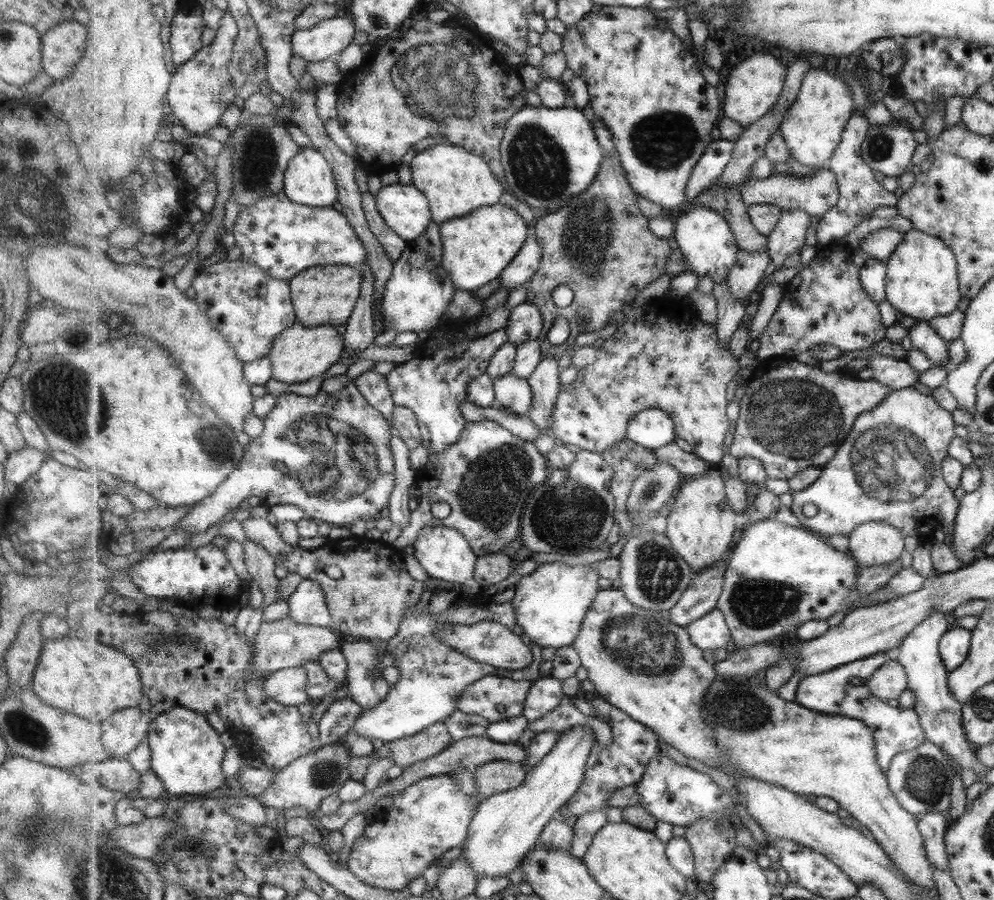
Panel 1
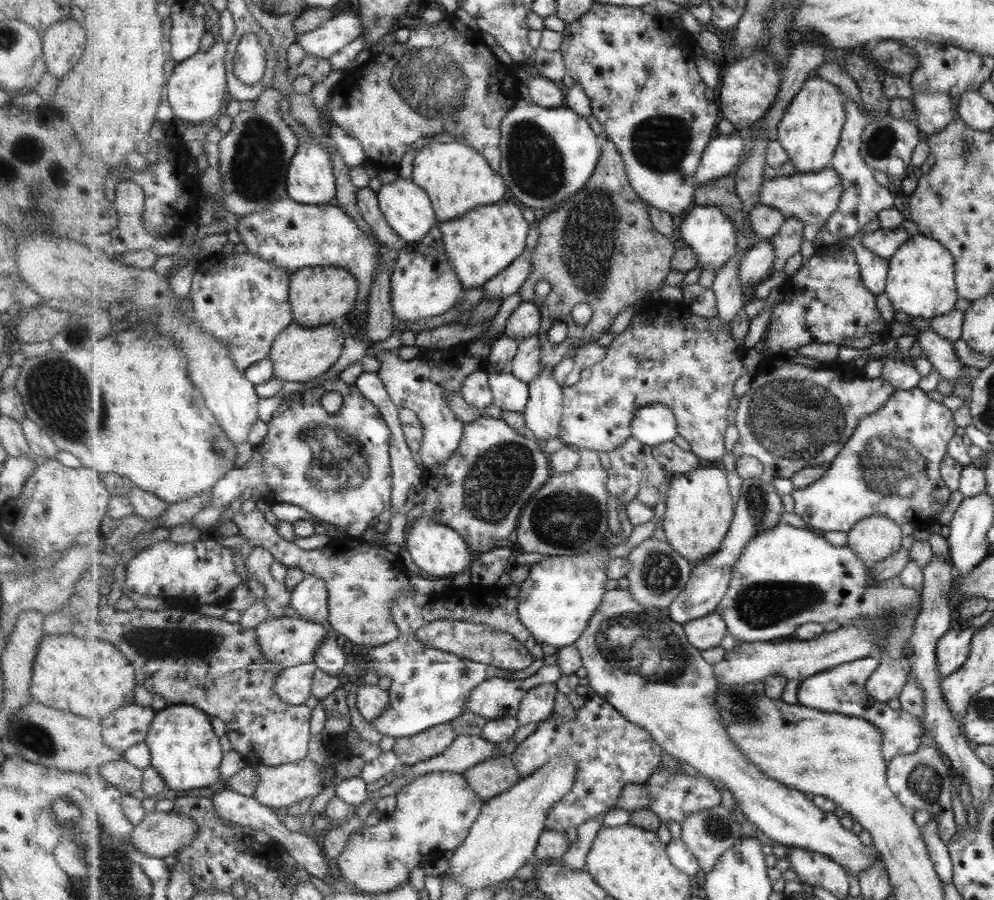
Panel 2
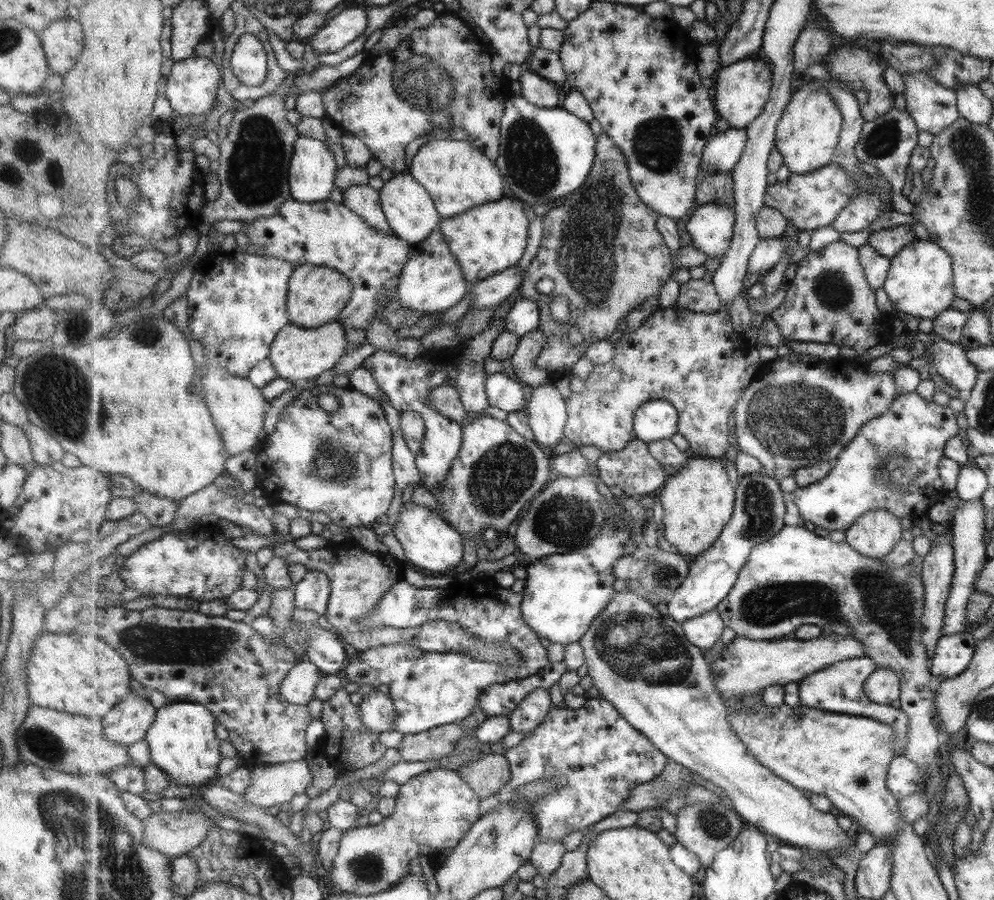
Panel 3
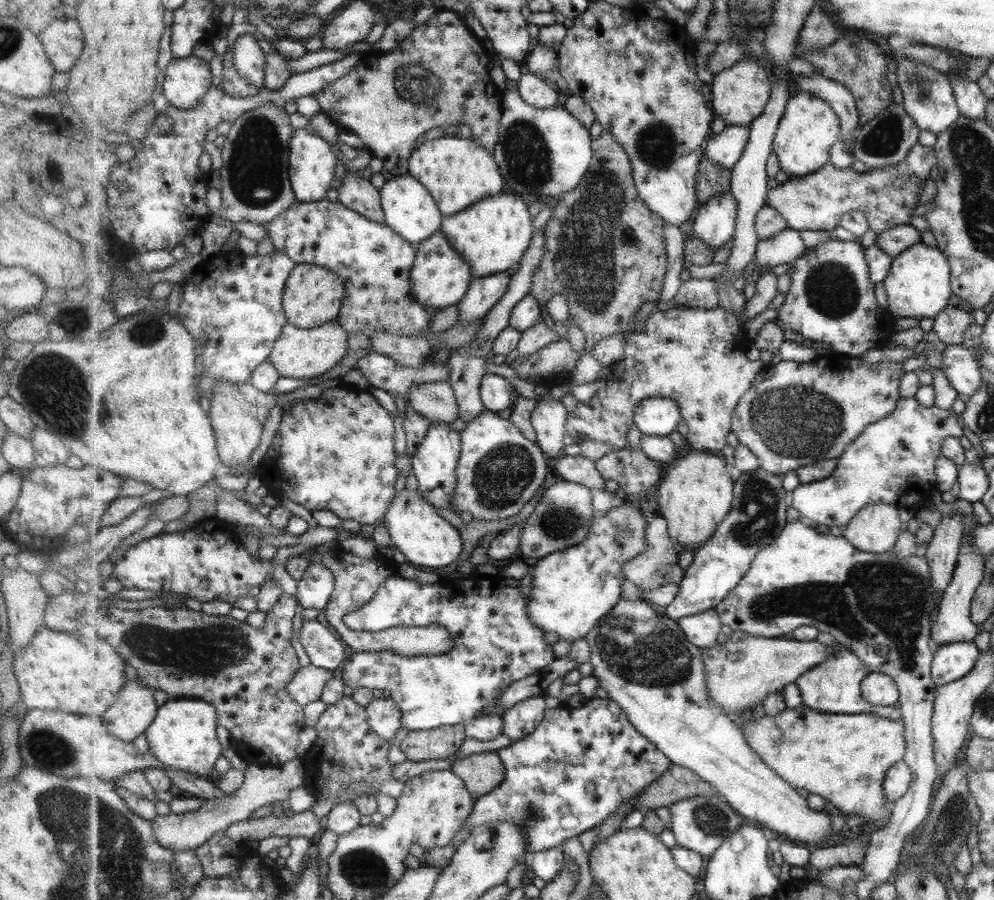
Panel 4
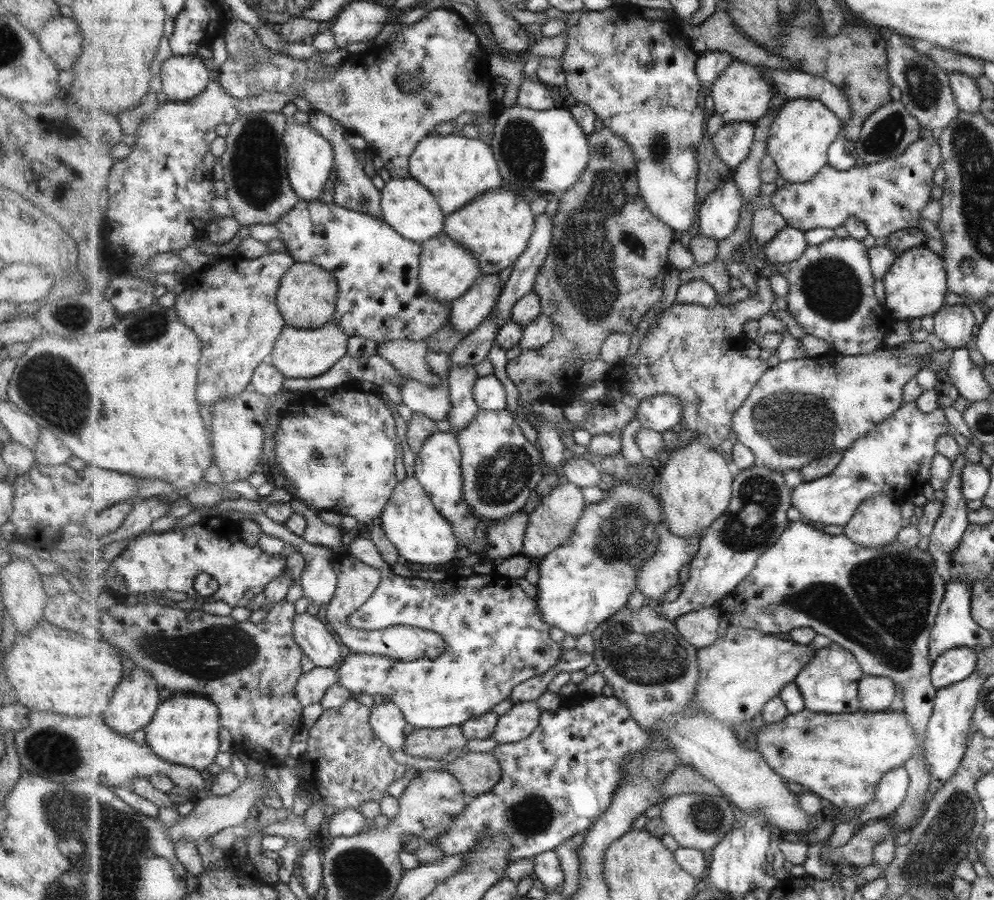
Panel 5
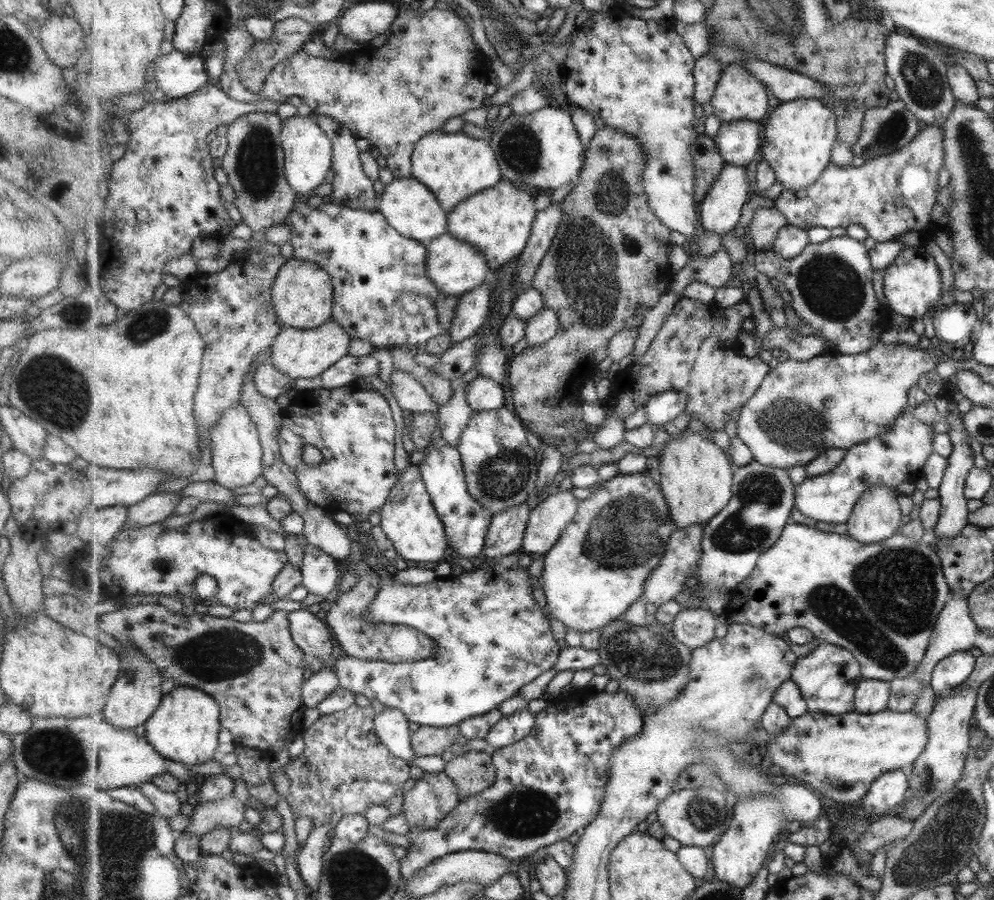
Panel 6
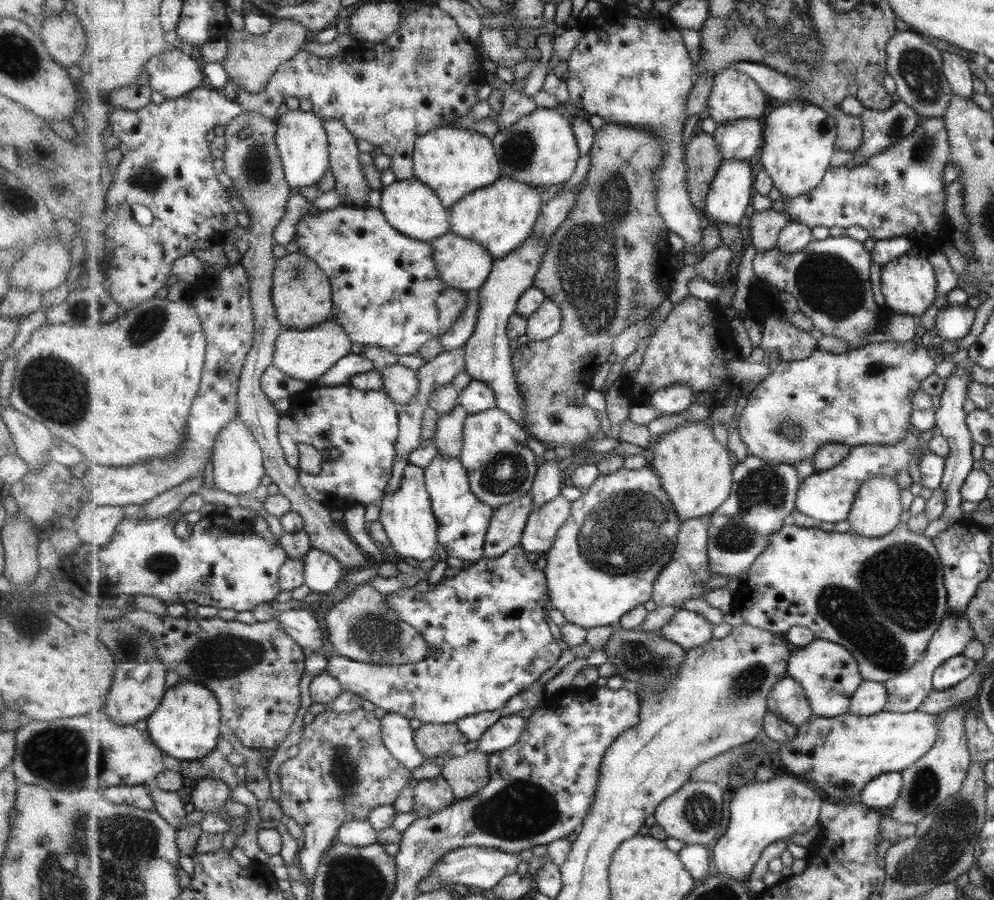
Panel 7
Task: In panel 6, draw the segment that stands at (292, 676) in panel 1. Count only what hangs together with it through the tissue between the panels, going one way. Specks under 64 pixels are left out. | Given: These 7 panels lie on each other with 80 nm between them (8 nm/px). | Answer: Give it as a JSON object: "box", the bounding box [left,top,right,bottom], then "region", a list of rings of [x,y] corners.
{"box":[303,665,340,708],"region":[[[325,665],[319,671],[311,675],[303,685],[303,698],[305,708],[318,708],[327,696],[333,695],[340,687],[340,678],[334,669]]]}

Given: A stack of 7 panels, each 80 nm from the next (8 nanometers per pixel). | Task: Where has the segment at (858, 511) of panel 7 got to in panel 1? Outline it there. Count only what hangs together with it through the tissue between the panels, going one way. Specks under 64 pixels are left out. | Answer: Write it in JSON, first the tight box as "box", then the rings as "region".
{"box":[849,521,903,569],"region":[[[869,521],[857,526],[849,538],[849,552],[858,560],[862,569],[891,564],[903,552],[903,538],[897,527],[885,521]]]}

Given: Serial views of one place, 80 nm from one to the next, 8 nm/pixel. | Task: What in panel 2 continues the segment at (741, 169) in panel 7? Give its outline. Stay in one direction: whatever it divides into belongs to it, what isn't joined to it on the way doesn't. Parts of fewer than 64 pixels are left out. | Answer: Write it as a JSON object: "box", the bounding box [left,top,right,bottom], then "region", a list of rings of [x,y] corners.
{"box":[677,205,739,272],"region":[[[695,205],[685,220],[677,226],[687,247],[697,254],[701,269],[713,268],[715,272],[723,269],[737,254],[737,238],[739,236],[733,220],[716,206]]]}

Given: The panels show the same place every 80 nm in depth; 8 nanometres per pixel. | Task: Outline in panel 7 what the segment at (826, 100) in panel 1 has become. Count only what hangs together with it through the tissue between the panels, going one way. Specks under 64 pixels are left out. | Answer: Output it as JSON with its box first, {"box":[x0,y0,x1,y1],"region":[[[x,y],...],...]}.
{"box":[760,100,838,198],"region":[[[795,100],[774,109],[765,121],[760,161],[773,179],[774,187],[782,198],[797,198],[813,192],[831,168],[838,139],[836,118],[816,104]]]}

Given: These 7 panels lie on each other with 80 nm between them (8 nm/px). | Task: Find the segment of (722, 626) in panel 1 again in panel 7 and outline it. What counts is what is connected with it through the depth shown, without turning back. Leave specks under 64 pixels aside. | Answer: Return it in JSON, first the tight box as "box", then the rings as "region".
{"box":[659,608,713,649],"region":[[[680,608],[659,633],[684,649],[694,649],[713,639],[713,627],[703,614]]]}

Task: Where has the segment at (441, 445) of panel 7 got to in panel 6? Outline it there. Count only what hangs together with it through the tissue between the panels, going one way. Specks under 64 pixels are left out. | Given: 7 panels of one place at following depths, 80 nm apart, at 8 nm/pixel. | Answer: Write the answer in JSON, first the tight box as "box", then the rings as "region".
{"box":[438,381,475,447],"region":[[[456,381],[453,398],[438,412],[440,436],[449,446],[458,447],[475,410],[467,402],[466,390],[469,382]]]}

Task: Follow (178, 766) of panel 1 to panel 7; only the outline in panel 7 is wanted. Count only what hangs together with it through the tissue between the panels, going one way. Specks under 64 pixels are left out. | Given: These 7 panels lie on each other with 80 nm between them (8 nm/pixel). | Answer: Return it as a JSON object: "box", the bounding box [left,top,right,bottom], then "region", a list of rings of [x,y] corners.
{"box":[148,678,223,762],"region":[[[181,678],[169,688],[164,701],[148,719],[153,742],[169,757],[197,762],[217,748],[223,732],[222,708],[216,695],[203,683]]]}

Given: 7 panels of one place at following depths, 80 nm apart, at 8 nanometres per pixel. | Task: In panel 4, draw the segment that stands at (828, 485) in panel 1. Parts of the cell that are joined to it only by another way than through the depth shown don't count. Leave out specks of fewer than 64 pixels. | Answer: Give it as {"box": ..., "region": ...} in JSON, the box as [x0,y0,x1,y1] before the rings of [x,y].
{"box":[790,398,961,529],"region":[[[900,398],[893,414],[885,420],[869,425],[868,429],[845,449],[836,471],[829,478],[801,483],[791,492],[790,505],[819,527],[838,526],[843,529],[861,509],[871,504],[893,504],[898,509],[908,508],[916,511],[929,504],[931,491],[936,490],[935,462],[940,456],[941,442],[945,437],[959,438],[961,435],[961,428],[955,424],[955,416],[951,410],[921,406],[915,398]]]}

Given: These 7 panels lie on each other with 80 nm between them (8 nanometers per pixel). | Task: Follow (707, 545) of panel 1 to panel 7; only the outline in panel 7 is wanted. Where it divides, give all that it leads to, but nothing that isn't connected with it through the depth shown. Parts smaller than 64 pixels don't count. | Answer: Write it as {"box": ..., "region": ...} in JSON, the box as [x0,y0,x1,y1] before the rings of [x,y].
{"box":[652,421,735,521],"region":[[[703,421],[686,422],[663,433],[652,447],[653,466],[660,475],[671,502],[684,521],[712,515],[732,494],[735,460]]]}

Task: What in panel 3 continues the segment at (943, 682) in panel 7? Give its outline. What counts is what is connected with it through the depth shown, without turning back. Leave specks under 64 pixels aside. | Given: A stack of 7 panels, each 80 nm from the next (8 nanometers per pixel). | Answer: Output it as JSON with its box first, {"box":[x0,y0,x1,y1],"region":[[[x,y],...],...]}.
{"box":[931,632,976,684],"region":[[[969,632],[940,636],[931,653],[931,676],[936,684],[957,677],[968,668],[976,650],[976,641]]]}

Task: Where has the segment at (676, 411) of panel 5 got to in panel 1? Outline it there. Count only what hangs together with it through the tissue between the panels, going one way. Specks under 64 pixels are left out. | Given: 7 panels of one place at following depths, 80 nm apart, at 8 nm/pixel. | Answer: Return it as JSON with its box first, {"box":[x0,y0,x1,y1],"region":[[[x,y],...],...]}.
{"box":[628,408,677,450],"region":[[[660,408],[642,410],[628,426],[628,438],[651,450],[673,443],[677,436],[673,417]]]}

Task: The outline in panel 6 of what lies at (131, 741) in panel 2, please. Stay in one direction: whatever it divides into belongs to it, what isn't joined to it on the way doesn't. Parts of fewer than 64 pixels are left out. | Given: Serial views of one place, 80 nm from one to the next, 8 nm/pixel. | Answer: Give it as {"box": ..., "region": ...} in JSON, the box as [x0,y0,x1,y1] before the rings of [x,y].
{"box":[105,636,164,730],"region":[[[117,636],[108,639],[119,651],[121,659],[121,674],[113,685],[113,692],[109,698],[109,704],[105,708],[105,718],[113,726],[121,730],[134,730],[141,724],[147,724],[153,714],[161,707],[164,701],[163,684],[164,676],[161,669],[147,655],[131,642],[117,640]]]}

